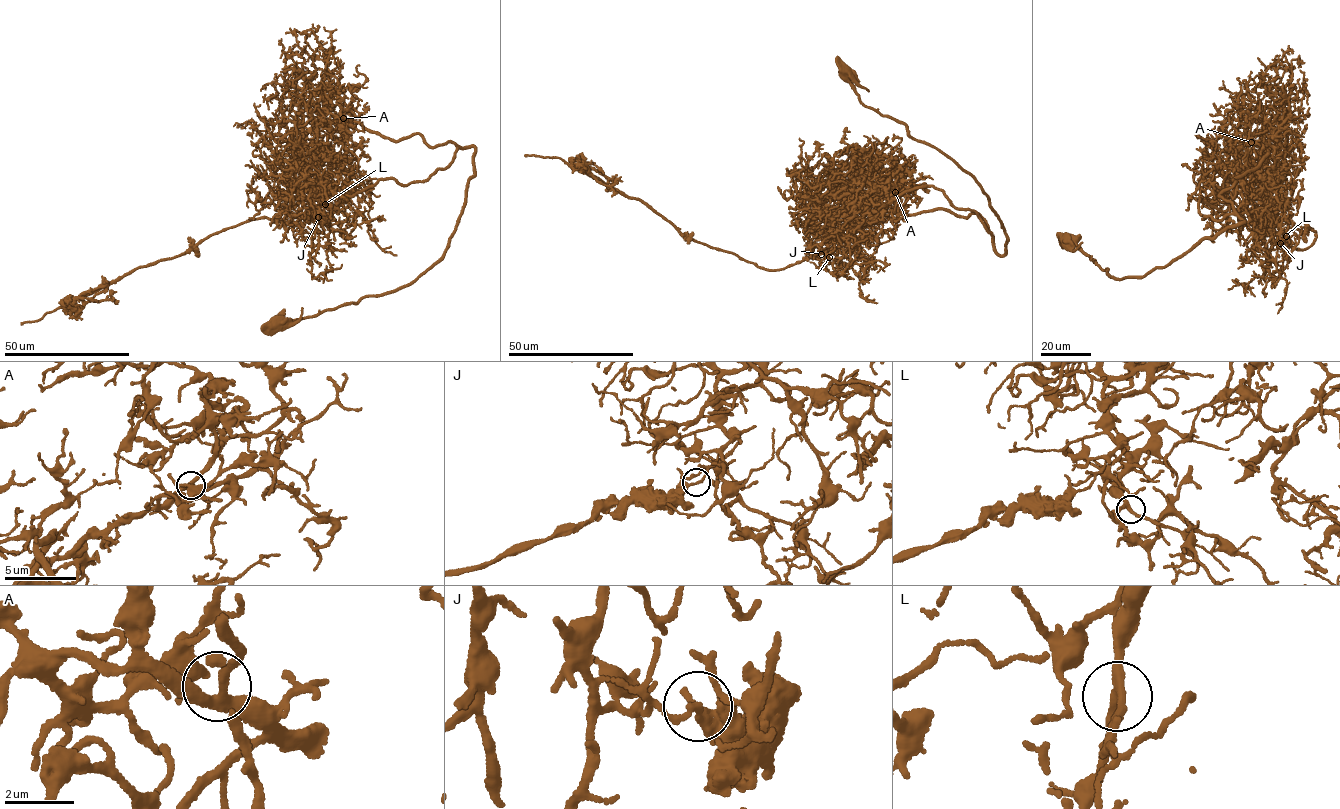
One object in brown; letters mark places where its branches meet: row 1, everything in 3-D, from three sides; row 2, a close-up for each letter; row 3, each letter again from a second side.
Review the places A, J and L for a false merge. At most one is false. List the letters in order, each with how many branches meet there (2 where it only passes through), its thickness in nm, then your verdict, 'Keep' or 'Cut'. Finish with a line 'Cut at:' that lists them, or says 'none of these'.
A: Branches: 3. Thickness 240 nm. Keep
J: Branches: 2. Thickness 180 nm. Cut
L: Branches: 3. Thickness 240 nm. Keep
Cut at: J

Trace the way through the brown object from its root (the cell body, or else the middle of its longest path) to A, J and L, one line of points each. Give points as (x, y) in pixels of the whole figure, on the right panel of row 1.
A: (1068, 243), (1111, 278), (1164, 268), (1244, 221), (1219, 195), (1266, 160), (1270, 139), (1279, 146), (1251, 142)
J: (1068, 243), (1110, 277), (1143, 276), (1244, 221), (1203, 218), (1200, 197), (1261, 216), (1280, 243)
L: (1068, 243), (1111, 278), (1164, 268), (1243, 222), (1219, 195), (1268, 153), (1286, 236)

